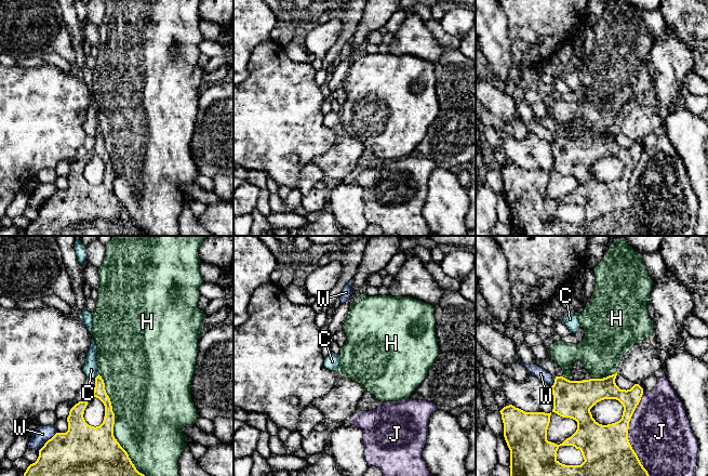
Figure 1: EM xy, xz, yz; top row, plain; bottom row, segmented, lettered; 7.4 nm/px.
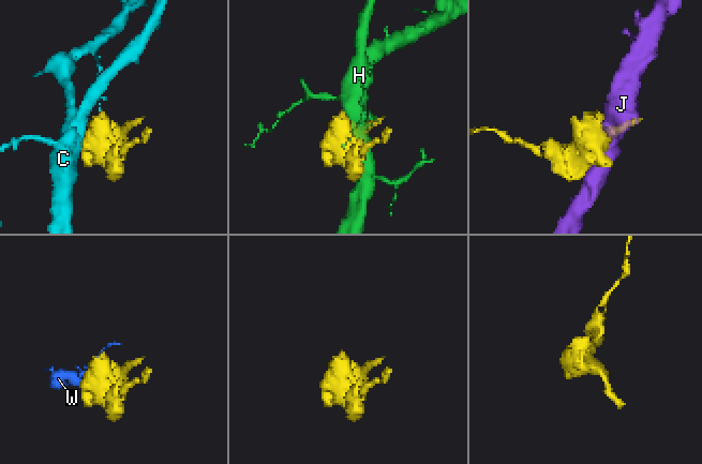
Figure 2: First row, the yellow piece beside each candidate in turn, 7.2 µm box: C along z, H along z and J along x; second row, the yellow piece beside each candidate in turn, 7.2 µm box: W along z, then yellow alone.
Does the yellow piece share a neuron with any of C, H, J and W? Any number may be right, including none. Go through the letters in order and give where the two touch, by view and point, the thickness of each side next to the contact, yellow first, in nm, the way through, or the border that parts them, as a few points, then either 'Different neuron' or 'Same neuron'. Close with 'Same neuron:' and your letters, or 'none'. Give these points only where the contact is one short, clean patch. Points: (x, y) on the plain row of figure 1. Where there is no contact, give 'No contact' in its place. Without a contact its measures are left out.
C: Touches yellow at xy (96, 134). Thickness 90 nm (yellow) against 110 nm. Boundary: xy (98, 131), (94, 136). Different neuron
H: Touches yellow at xy (112, 185). Thickness 400 nm (yellow) against 480 nm. Different neuron
J: Touches yellow at yz (627, 193). Thickness 400 nm (yellow) against 460 nm. Different neuron
W: Touches yellow at xy (47, 199). Thickness 500 nm (yellow) against 120 nm. Different neuron
Same neuron: none

